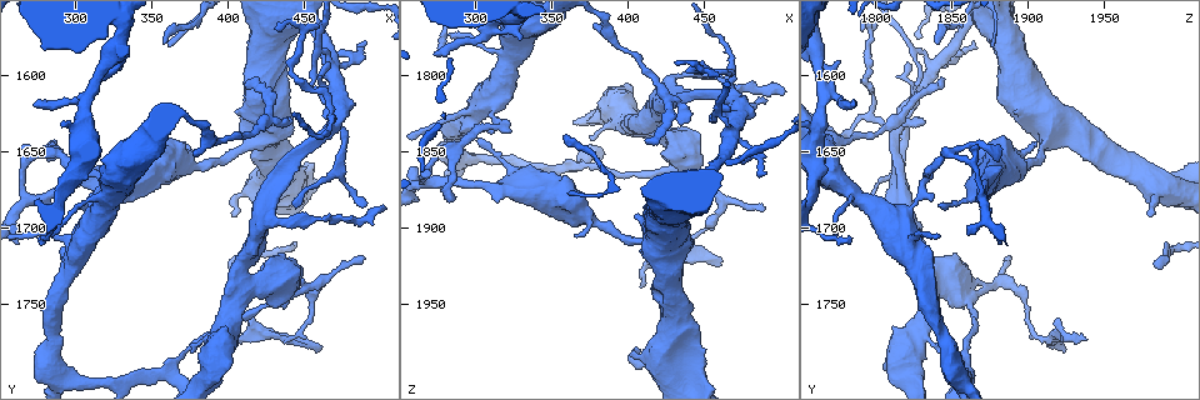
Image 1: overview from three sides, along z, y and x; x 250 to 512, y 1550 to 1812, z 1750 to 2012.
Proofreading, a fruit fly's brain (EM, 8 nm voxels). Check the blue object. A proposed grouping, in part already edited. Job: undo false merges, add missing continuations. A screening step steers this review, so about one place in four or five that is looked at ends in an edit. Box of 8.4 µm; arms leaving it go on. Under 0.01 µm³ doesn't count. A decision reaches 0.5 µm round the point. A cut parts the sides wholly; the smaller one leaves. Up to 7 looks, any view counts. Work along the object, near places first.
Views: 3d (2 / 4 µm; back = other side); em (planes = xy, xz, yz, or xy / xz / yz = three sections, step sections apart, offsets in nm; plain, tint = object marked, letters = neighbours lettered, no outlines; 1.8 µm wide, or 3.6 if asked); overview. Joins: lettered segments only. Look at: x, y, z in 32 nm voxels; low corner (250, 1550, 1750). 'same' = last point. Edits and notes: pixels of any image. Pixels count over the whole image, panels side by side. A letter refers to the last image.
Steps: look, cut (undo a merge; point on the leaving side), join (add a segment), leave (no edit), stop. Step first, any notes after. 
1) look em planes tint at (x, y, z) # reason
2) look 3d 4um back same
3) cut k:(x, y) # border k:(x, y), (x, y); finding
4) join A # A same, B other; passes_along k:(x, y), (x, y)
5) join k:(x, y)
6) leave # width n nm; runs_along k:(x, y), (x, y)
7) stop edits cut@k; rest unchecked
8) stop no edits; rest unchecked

look em 3.6um planes tint at (460, 1736, 1882) # thick turns thin

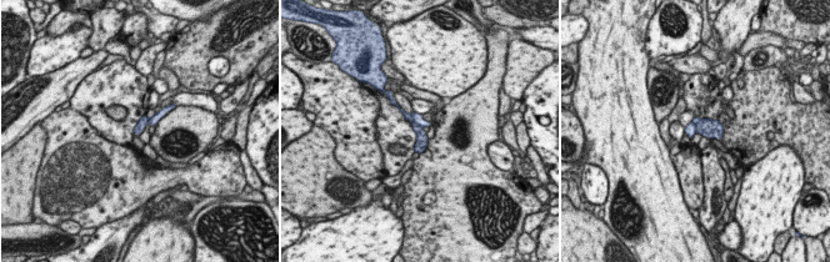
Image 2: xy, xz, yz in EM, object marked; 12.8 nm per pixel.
look em 3.6um planes letters same

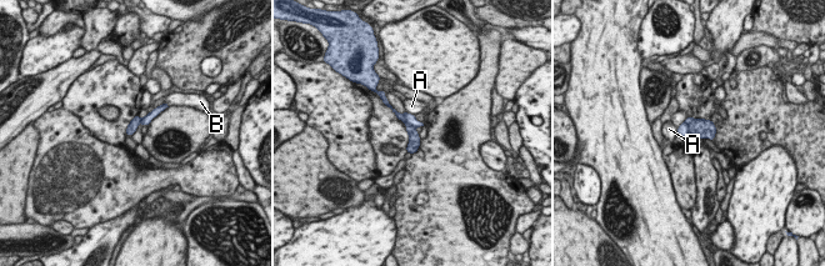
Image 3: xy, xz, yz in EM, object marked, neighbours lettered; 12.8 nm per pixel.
cut 3:(683, 130) # A other, B other; border 3:(684, 121), (690, 130); a second neuron is stuck on

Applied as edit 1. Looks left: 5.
look em yz step 16 tint at (460, 1778, 1926) # free end

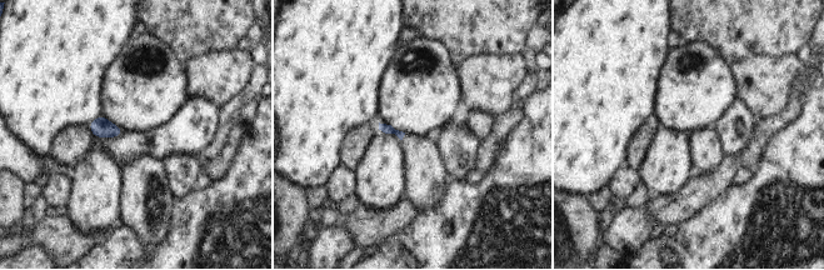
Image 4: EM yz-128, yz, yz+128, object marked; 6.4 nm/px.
look em planes letters same

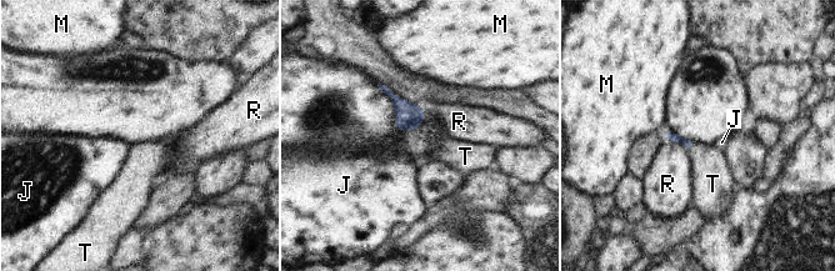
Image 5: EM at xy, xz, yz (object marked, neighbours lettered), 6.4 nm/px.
leave # width 60 nm; J other, M other, R other, T other; border 5:(693, 142), (689, 147); no lettered segment goes on from it

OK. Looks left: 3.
look 3d 2um back at (440, 1714, 2000) # sharp bend

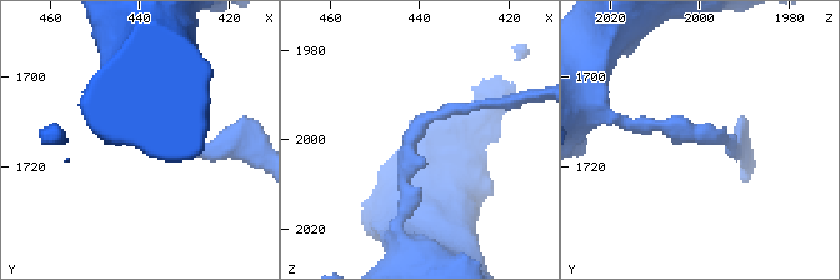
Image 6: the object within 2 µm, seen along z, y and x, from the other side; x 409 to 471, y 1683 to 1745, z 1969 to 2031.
look em planes plain at (441, 1712, 1998)

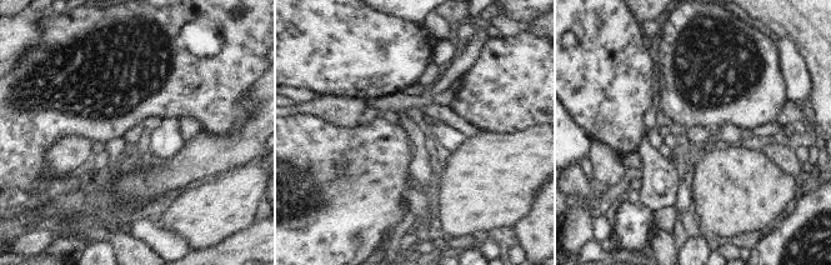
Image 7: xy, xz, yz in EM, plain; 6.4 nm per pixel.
look em planes letters same # what lies round it

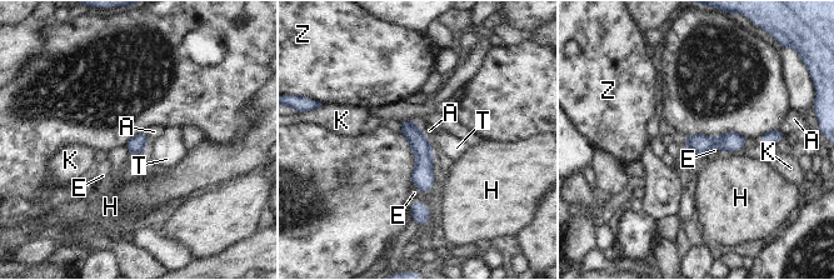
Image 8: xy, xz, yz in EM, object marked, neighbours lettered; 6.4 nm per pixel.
leave # width 120 nm; A other, E other, H other, K other, T other, Z other; border 8:(419, 125), (429, 141); all the same neuron

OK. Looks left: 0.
stop edits cut@3; rest unchecked

